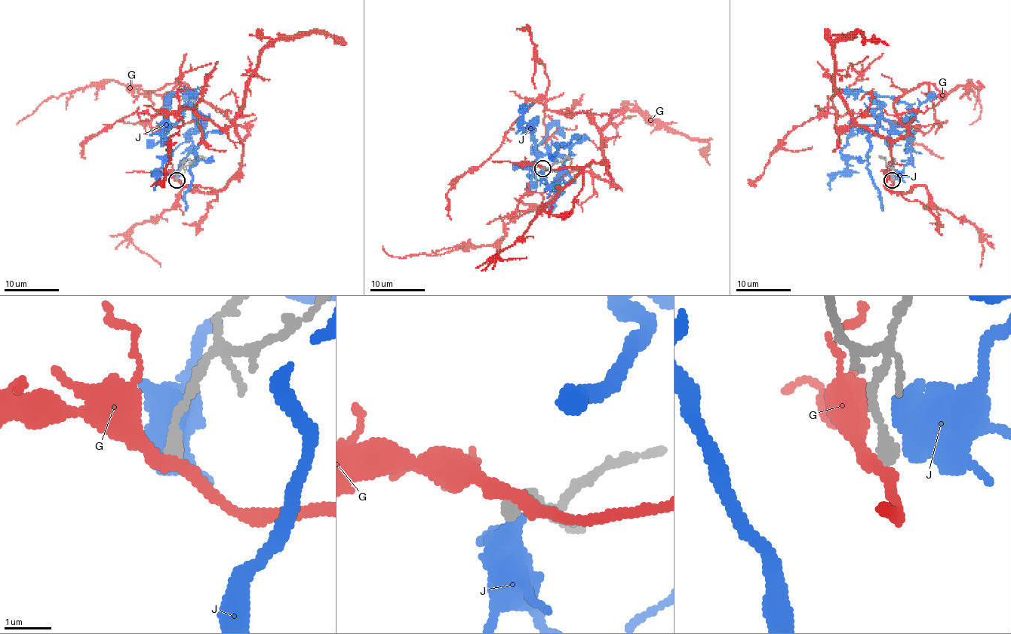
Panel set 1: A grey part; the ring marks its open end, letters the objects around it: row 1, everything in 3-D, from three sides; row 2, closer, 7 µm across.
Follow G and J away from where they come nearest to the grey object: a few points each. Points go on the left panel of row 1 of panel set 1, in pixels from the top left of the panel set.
G: (176, 179), (223, 187), (241, 165), (247, 133), (183, 83), (142, 93), (94, 81), (48, 96), (16, 124)
J: (175, 177), (201, 115), (186, 108), (167, 130), (163, 111), (171, 91), (197, 86)

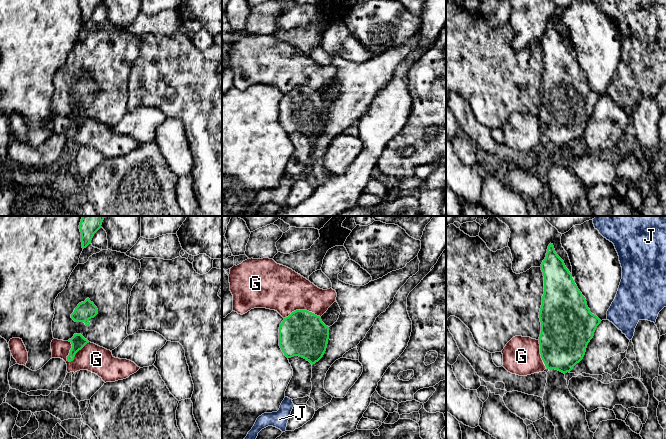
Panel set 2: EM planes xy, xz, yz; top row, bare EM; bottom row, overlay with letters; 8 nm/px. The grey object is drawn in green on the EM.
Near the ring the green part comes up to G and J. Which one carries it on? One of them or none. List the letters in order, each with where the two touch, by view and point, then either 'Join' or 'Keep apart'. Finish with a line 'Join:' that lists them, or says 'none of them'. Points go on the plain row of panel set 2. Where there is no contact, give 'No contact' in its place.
G: Touches green at xy (76, 128). Keep apart
J: No contact. Keep apart
Join: none of them

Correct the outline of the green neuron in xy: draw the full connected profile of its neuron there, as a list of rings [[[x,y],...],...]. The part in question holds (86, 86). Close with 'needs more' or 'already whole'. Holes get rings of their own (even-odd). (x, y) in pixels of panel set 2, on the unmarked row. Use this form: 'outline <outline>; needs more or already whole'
outline [[[87,74],[84,78],[78,80],[74,88],[71,90],[71,94],[75,98],[84,98],[86,102],[89,102],[89,96],[94,94],[97,90],[97,83],[90,77],[89,74]]]; already whole

